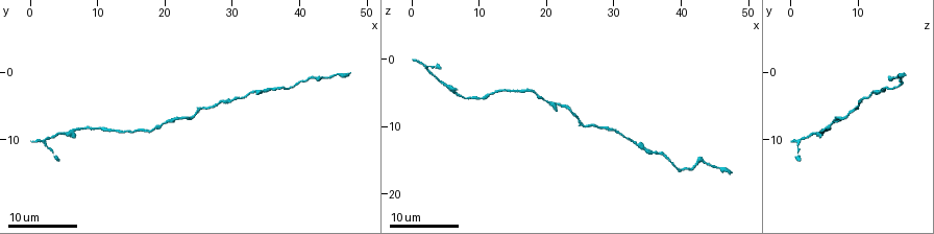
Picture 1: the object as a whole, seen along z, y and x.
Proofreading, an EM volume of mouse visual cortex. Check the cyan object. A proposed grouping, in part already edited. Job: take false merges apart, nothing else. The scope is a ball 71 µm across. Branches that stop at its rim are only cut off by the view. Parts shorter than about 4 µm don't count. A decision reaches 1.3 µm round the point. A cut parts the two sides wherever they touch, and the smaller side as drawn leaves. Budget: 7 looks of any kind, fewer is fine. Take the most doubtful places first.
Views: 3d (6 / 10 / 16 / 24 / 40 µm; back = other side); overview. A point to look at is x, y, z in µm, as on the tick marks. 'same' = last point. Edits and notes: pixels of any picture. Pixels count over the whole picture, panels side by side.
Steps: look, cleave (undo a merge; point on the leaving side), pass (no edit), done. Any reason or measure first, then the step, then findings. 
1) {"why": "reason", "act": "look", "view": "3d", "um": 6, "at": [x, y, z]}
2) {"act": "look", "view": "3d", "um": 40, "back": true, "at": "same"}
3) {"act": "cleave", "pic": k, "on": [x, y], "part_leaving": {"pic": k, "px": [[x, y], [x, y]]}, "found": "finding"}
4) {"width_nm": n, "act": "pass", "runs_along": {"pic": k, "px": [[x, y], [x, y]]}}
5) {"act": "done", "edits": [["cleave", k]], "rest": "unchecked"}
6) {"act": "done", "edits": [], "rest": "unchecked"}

{"why": "calibre changes", "act": "look", "view": "3d", "um": 24, "at": [43.0, 0.5, 15.5]}

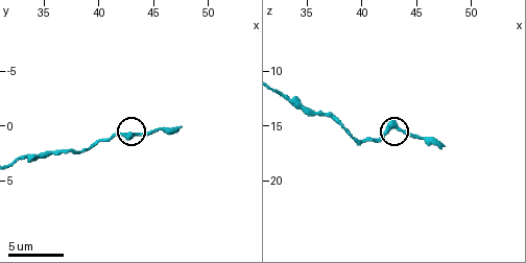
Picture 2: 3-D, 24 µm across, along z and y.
{"act": "look", "view": "3d", "um": 6, "at": [43.6, 0.8, 15.2]}

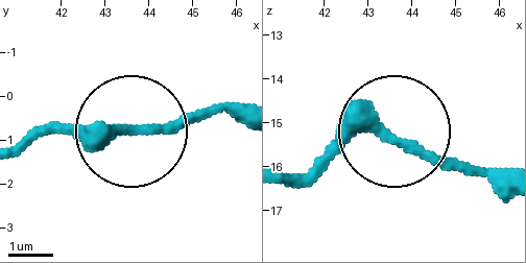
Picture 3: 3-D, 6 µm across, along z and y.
{"act": "pass", "runs_along": {"pic": 3, "px": [[26, 146], [240, 113]]}, "found": "one neuron here"}

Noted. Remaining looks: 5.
{"why": "thick turns thin", "act": "look", "view": "3d", "um": 24, "at": [7.0, 8.5, 5.5]}

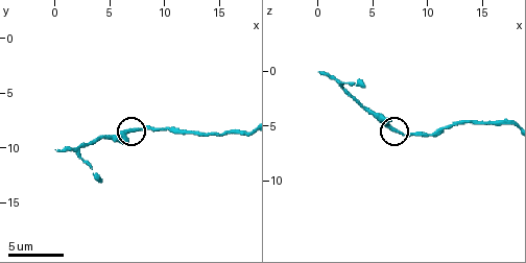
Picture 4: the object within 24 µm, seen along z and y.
{"act": "look", "view": "3d", "um": 10, "at": [7.0, 8.6, 5.2]}

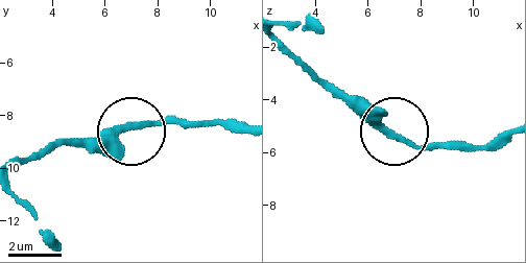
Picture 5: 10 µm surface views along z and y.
{"width_nm": 230, "act": "pass", "runs_along": {"pic": 5, "px": [[506, 133], [479, 146], [412, 146], [378, 125], [347, 94]]}, "found": "one neuron here"}

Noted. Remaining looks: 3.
{"why": "narrows sharply", "act": "look", "view": "3d", "um": 16, "at": [22.5, 7.0, 7.0]}

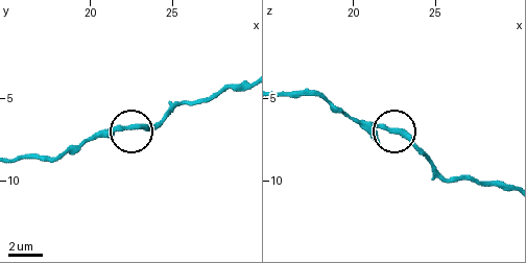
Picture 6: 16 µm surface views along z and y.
{"why": "closer look", "act": "look", "view": "3d", "um": 6, "at": [22.0, 6.7, 6.9]}

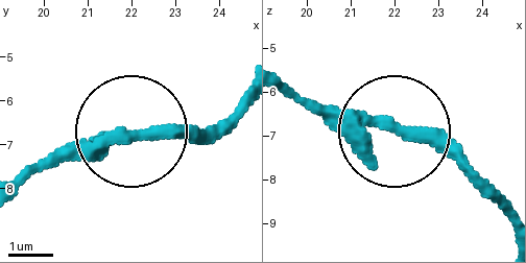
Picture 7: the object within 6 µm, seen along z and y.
{"width_nm": 280, "act": "pass", "runs_along": {"pic": 7, "px": [[207, 135], [98, 135], [34, 165]]}, "found": "all the same neuron"}

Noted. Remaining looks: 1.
{"act": "done", "edits": [], "rest": "unchecked"}

